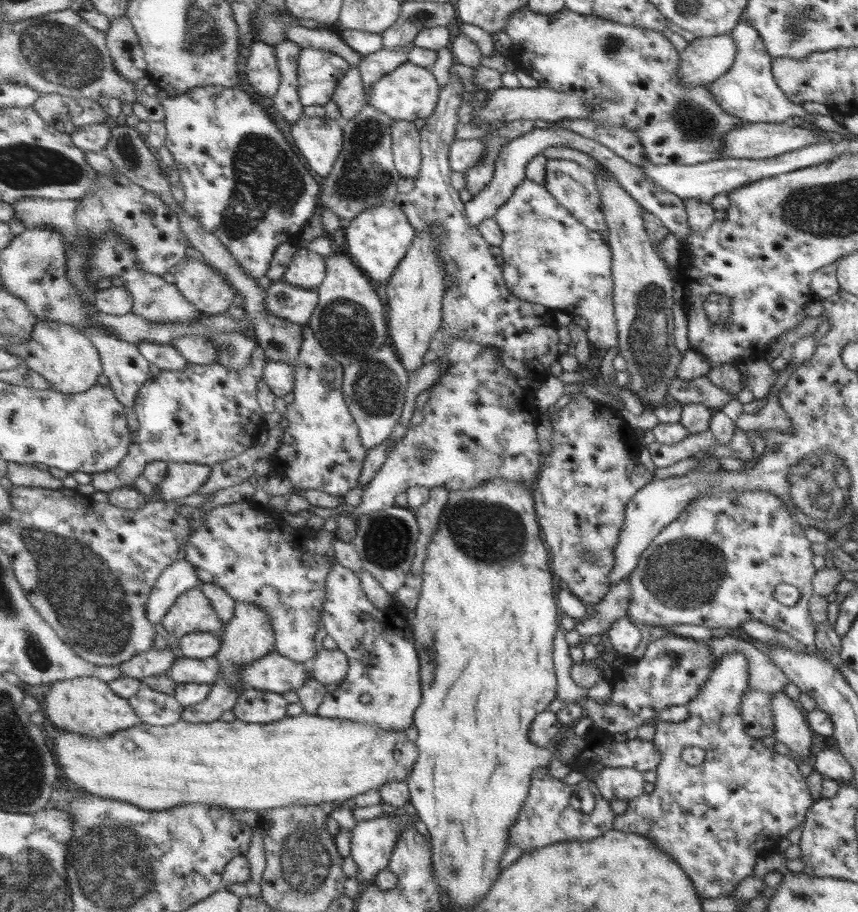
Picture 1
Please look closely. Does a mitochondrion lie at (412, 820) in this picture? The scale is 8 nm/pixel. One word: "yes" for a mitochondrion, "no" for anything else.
no

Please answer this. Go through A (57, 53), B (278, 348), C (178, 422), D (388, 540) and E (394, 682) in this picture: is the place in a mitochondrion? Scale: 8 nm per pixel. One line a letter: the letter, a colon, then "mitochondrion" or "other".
A: mitochondrion
B: mitochondrion
C: other
D: mitochondrion
E: other

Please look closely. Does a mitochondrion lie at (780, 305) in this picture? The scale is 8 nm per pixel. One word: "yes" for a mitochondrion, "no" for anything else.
no

